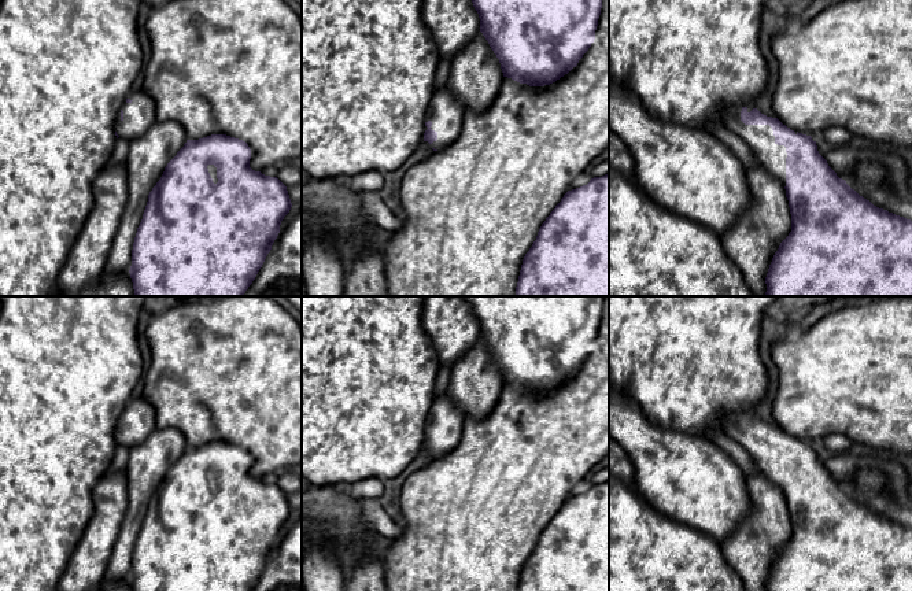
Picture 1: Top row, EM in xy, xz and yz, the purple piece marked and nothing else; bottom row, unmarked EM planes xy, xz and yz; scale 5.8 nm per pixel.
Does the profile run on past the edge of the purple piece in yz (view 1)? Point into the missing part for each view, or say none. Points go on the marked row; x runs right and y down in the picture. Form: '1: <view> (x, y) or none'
1: yz (760, 137)

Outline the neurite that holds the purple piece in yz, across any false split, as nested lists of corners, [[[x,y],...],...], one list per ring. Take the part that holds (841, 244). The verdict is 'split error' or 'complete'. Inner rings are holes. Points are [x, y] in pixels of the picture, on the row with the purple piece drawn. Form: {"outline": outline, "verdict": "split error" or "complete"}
{"outline": [[[754,106],[728,108],[723,123],[742,137],[756,160],[783,184],[789,200],[791,232],[772,258],[765,277],[765,296],[912,296],[911,219],[879,208],[860,196],[828,166],[811,136],[791,130]]], "verdict": "split error"}

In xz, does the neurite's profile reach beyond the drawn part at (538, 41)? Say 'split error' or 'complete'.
complete

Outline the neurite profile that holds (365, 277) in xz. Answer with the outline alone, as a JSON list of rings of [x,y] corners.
[[[380,244],[362,248],[344,276],[344,296],[387,296]]]

